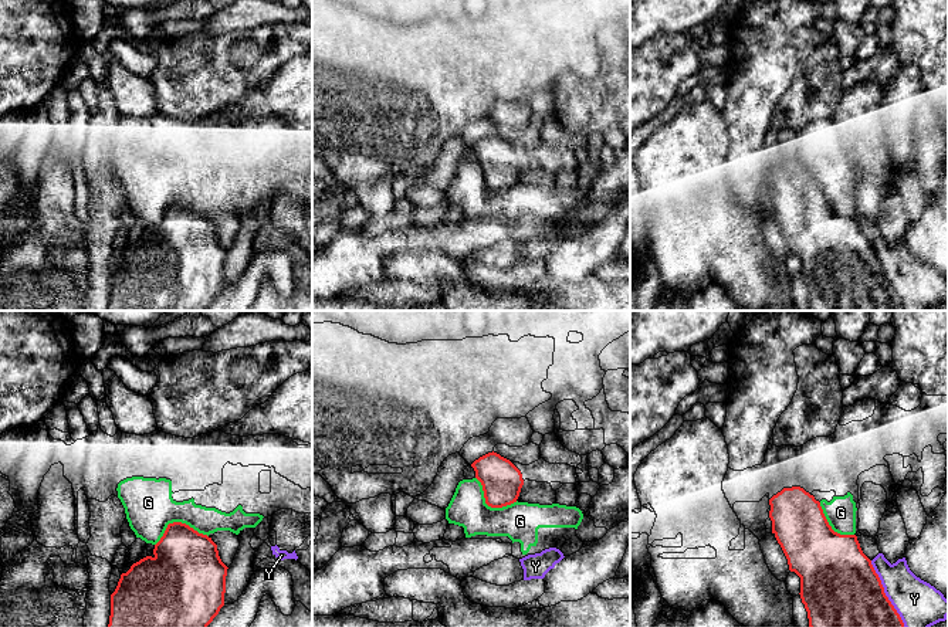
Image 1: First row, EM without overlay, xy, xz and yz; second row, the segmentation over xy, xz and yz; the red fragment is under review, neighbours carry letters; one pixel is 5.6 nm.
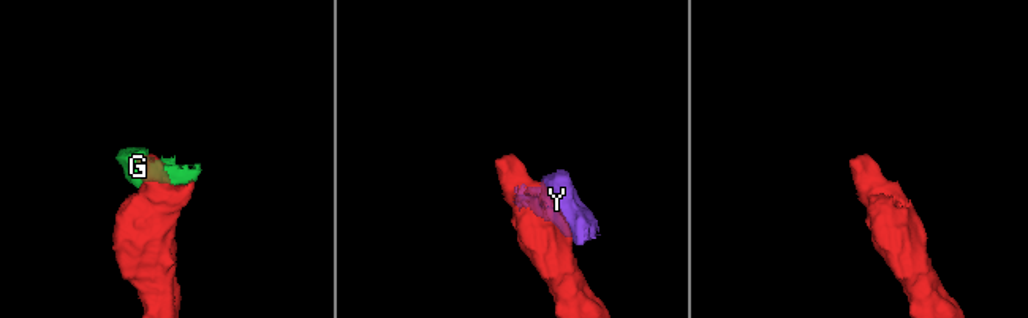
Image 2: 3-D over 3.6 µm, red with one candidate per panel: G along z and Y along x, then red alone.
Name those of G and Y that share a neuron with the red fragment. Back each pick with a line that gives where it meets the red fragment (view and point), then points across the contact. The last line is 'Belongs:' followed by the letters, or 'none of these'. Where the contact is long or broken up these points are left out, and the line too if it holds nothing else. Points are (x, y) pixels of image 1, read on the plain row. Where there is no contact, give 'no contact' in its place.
Belongs: none of these

